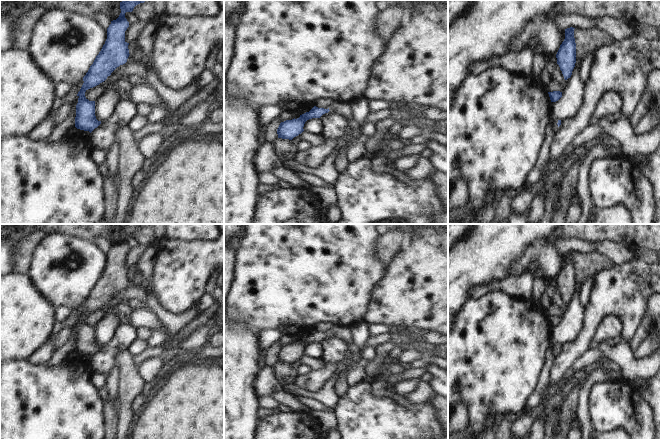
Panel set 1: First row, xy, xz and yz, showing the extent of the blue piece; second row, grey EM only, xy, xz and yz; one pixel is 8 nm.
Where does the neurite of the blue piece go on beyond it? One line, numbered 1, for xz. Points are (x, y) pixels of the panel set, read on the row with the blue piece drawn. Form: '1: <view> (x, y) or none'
1: none

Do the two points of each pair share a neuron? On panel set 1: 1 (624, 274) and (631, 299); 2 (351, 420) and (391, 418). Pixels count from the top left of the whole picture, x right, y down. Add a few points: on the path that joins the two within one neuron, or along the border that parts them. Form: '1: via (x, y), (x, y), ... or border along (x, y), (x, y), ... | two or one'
1: via (624, 280), (625, 293) | one
2: via (361, 420), (381, 420) | one

